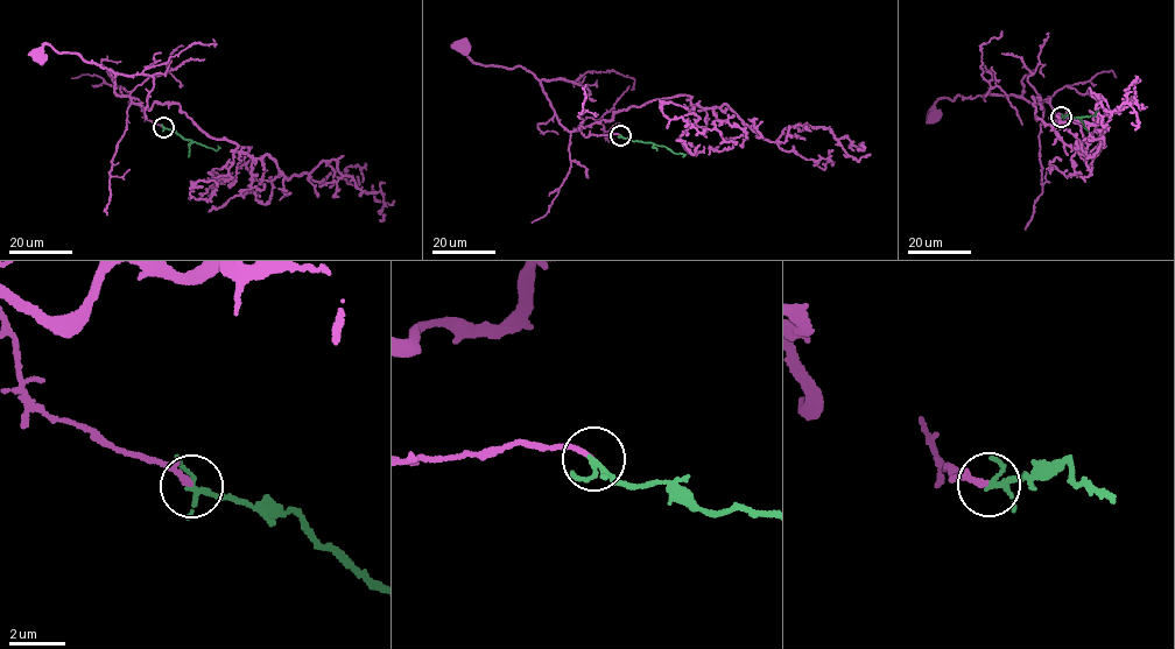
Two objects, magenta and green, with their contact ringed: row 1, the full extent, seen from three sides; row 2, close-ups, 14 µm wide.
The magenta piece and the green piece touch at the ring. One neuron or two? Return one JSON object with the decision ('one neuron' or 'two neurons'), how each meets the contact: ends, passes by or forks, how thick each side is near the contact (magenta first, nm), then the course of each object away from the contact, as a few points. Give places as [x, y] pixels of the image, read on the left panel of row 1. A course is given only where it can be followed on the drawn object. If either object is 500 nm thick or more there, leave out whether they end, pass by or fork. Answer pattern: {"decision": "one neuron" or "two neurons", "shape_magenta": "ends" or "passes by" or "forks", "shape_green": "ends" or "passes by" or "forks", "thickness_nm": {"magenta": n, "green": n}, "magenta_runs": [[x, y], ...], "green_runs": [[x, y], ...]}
{"decision": "one neuron", "shape_magenta": "ends", "shape_green": "forks", "thickness_nm": {"magenta": 170, "green": 130}, "magenta_runs": [[163, 127], [147, 120], [135, 98], [115, 93], [114, 78], [105, 66], [43, 44], [41, 56]], "green_runs": [[163, 127], [210, 148], [217, 149], [218, 146]]}

